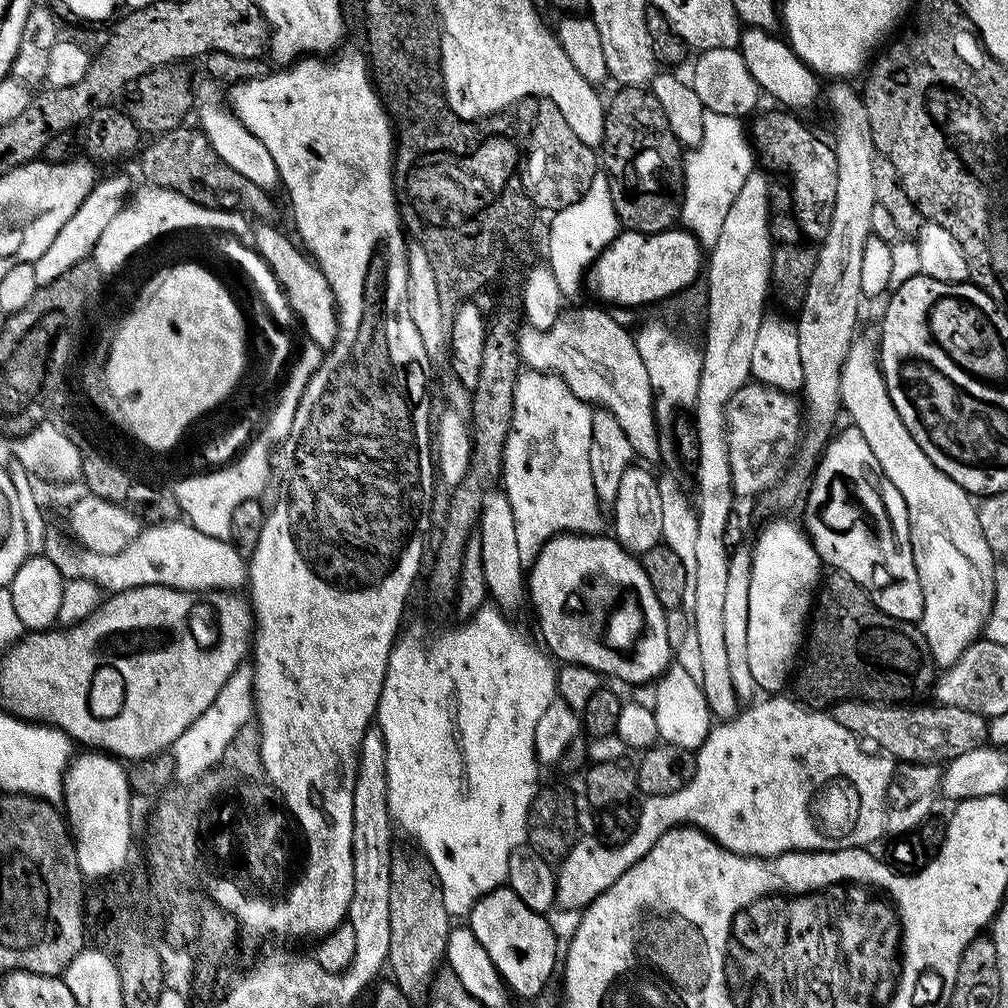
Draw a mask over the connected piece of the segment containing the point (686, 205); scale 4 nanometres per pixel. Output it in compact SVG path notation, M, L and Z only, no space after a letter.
M705 111L702 138L687 153L684 160L684 198L680 206L680 220L701 245L713 246L722 234L722 222L742 190L742 182L754 171L752 148L744 137L745 121L738 116Z

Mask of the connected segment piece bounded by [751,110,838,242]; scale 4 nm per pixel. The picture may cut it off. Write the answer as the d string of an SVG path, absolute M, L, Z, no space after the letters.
M776 111L780 112L768 112L765 116L757 115L751 121L752 140L756 143L756 152L776 171L776 174L787 178L786 183L792 190L796 221L804 239L809 242L822 241L830 231L830 218L834 218L834 198L838 194L838 162L835 147L829 141L827 144L826 141L819 140L791 111Z

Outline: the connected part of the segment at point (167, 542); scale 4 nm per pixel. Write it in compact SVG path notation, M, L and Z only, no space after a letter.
M177 518L159 524L150 524L141 527L138 535L127 544L118 554L94 554L87 550L77 551L77 556L67 556L60 548L47 549L46 555L54 562L54 566L65 578L70 580L95 580L101 589L115 594L125 592L131 588L142 586L166 586L177 588L183 592L236 592L245 587L248 579L248 569L245 557L234 550L234 546L228 540L210 538L210 534L202 534L194 525Z

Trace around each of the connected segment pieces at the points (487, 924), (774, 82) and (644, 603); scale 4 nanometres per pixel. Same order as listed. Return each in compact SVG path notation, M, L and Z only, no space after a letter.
M507 886L484 895L466 917L467 927L472 929L482 950L486 950L490 962L513 997L539 997L547 989L544 987L552 971L555 968L557 971L556 932L548 919L545 913L530 910L530 906L526 906L526 902L522 902L522 898L518 898L518 894Z
M751 26L745 27L740 34L738 50L746 62L746 70L750 70L761 93L768 95L769 92L780 103L777 105L788 110L798 110L796 108L808 108L815 102L816 95L820 92L821 81L811 68L806 67L792 53L792 49L779 35Z
M561 534L554 536L542 546L542 550L536 555L535 560L531 561L530 567L526 572L526 596L530 601L530 608L536 611L536 616L540 619L540 632L544 635L544 640L548 643L547 651L551 653L557 661L564 664L581 664L587 668L593 668L600 673L601 677L608 678L613 676L616 680L625 680L628 684L644 684L655 681L664 675L664 669L669 667L670 661L674 656L674 646L666 638L666 622L668 617L666 609L658 602L654 594L654 586L650 586L650 578L646 578L643 563L633 553L625 550L619 542L611 535L592 536L593 534Z

